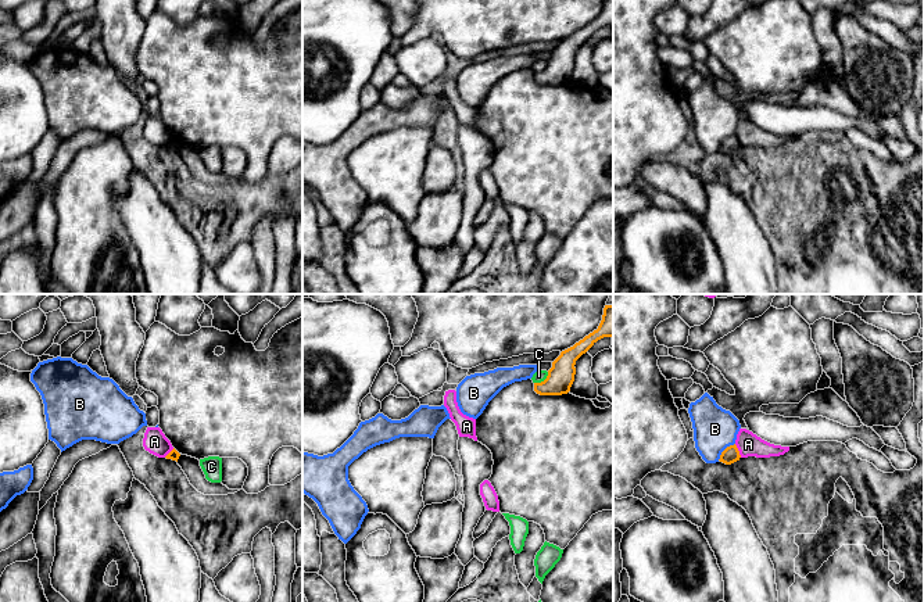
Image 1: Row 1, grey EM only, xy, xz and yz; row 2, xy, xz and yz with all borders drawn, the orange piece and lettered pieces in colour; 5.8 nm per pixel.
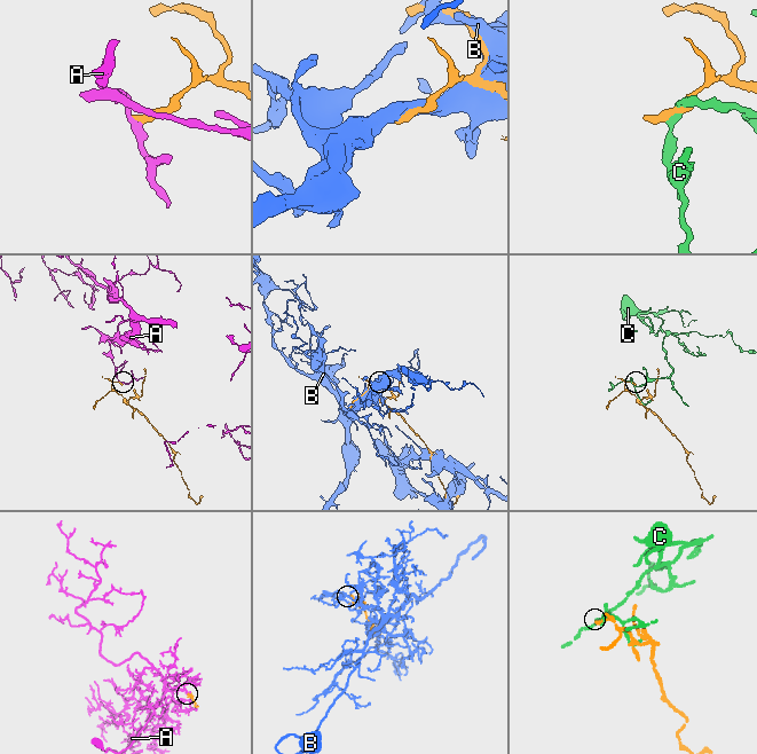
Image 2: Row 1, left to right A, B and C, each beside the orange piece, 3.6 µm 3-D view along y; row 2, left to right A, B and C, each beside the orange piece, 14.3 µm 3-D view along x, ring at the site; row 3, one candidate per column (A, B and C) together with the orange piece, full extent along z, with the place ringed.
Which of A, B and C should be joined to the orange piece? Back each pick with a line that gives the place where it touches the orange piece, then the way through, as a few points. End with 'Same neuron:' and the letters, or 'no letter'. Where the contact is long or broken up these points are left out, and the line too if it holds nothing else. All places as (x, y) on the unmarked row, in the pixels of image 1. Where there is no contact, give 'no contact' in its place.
Same neuron: no letter

